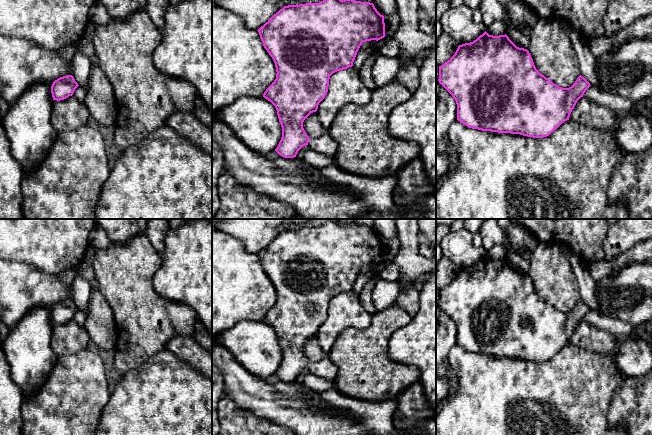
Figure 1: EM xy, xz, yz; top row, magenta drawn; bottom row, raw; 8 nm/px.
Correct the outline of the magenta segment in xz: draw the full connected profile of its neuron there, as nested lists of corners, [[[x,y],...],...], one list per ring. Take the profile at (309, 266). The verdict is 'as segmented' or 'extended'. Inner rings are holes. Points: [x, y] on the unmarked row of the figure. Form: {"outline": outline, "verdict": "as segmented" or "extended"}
{"outline": [[[329,220],[319,227],[284,230],[257,255],[264,272],[275,287],[277,296],[276,303],[263,318],[263,321],[275,330],[282,351],[282,361],[275,375],[284,382],[294,382],[298,375],[307,369],[318,377],[334,380],[337,367],[333,362],[325,357],[319,362],[310,363],[303,352],[303,346],[311,337],[317,335],[319,327],[325,322],[330,300],[353,290],[363,266],[378,265],[385,261],[384,240],[377,235],[373,227]]], "verdict": "extended"}

